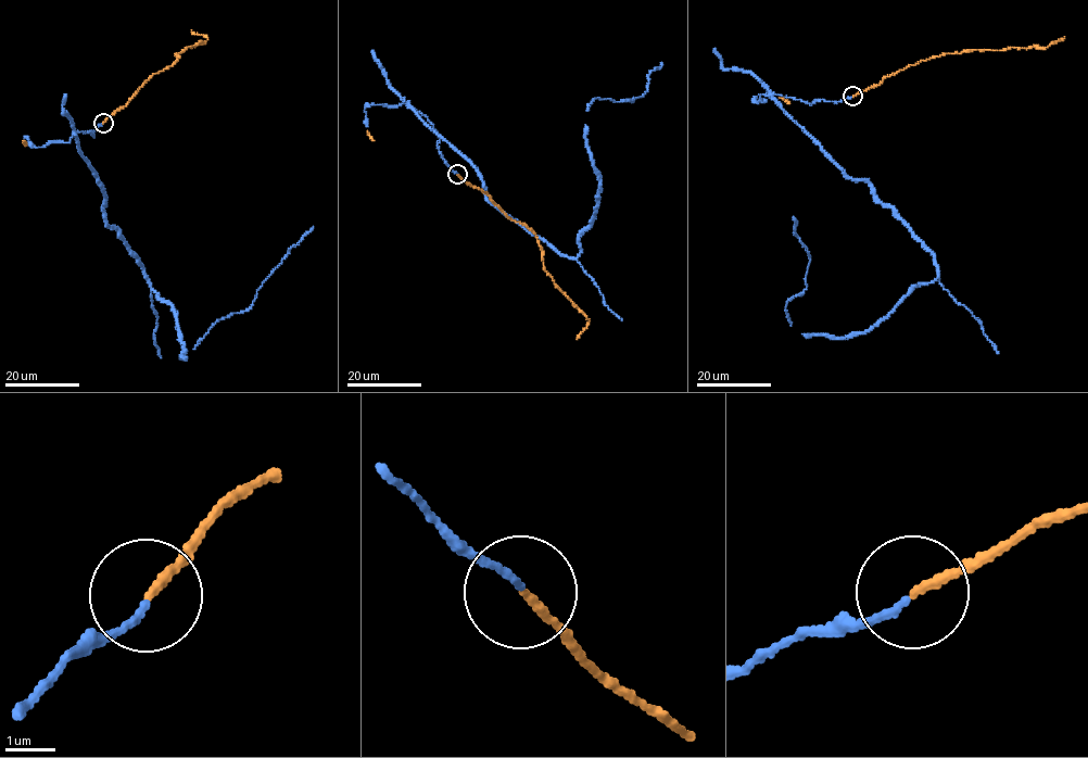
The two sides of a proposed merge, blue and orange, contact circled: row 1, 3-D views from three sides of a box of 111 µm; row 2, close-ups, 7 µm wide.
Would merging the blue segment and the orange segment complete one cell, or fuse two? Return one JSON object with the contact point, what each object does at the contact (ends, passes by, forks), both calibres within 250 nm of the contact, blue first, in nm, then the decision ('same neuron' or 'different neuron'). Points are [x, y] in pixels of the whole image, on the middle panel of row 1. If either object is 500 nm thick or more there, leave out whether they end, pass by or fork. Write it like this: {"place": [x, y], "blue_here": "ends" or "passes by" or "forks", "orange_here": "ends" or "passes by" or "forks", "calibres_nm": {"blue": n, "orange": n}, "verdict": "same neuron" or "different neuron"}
{"place": [457, 174], "blue_here": "ends", "orange_here": "ends", "calibres_nm": {"blue": 120, "orange": 160}, "verdict": "same neuron"}

